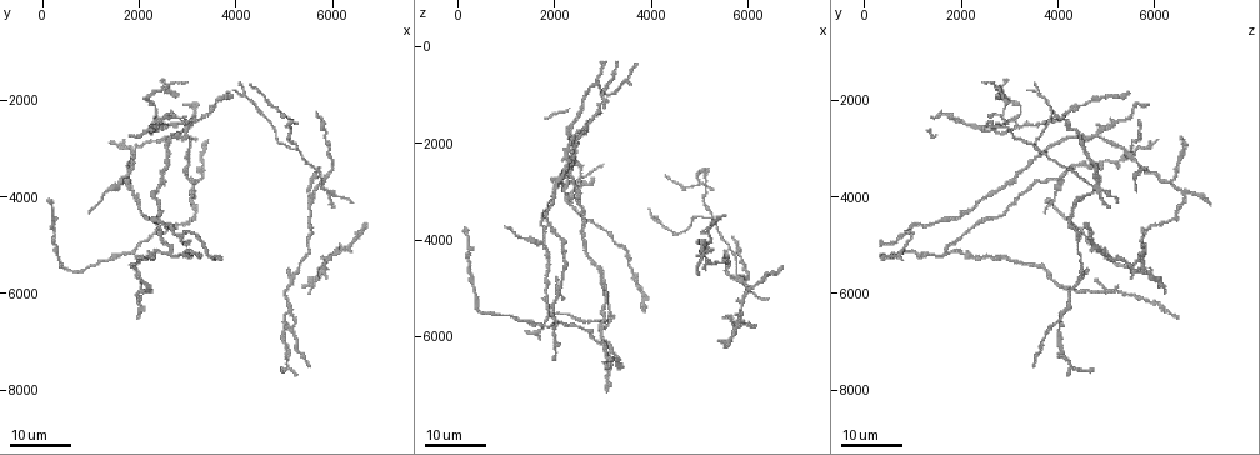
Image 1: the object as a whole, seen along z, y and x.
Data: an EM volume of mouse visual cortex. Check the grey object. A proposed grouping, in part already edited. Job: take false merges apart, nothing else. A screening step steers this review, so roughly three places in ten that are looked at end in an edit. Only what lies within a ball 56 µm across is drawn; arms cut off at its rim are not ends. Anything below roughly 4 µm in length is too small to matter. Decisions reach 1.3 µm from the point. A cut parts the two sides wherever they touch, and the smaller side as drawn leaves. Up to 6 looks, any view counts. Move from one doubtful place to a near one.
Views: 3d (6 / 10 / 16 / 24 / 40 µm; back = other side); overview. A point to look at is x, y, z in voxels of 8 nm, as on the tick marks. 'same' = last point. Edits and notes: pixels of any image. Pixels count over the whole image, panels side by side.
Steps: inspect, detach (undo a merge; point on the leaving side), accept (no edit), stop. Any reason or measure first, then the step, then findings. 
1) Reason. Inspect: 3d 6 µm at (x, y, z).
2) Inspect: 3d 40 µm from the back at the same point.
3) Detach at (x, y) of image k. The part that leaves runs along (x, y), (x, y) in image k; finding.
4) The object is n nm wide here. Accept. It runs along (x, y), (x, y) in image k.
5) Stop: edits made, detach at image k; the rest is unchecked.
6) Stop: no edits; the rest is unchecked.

Three arms meet. Inspect: 3d 16 µm at (1750, 3600, 4100).

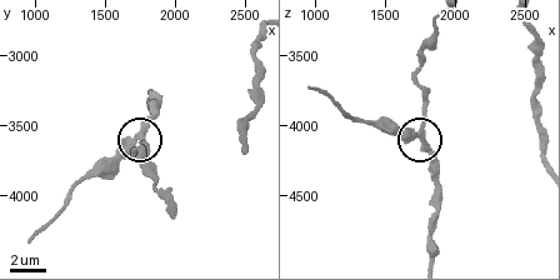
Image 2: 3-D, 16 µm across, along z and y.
Inspect: 3d 6 µm at (1720, 3600, 4040).

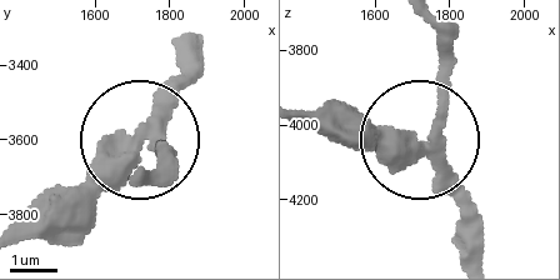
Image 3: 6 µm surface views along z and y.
The object is 350 nm wide here. Detach at (99, 184) of image 3. The part that leaves runs along (140, 136), (24, 216) in image 3; two cells meet here.

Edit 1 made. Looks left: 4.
Redraw. Inspect: overview.

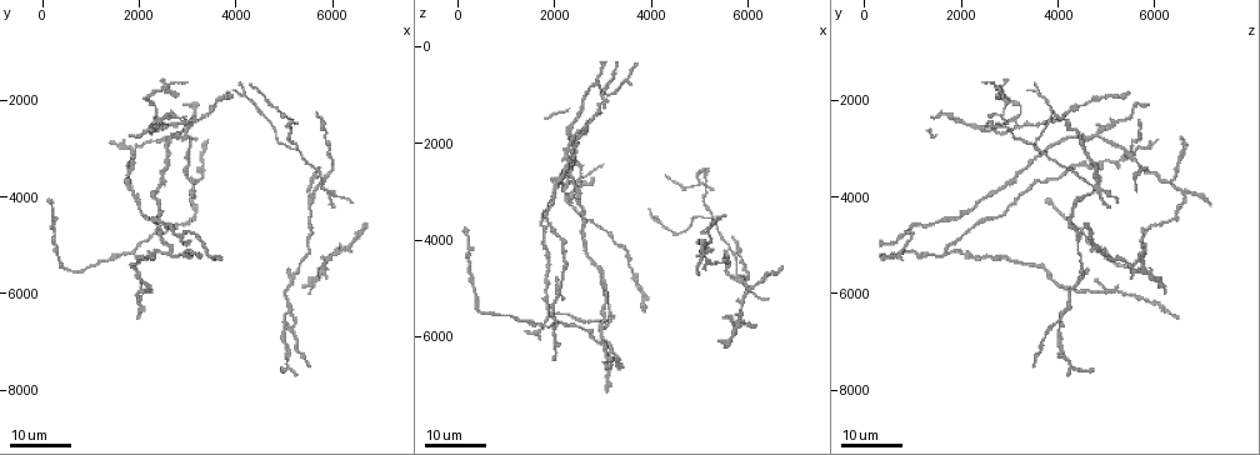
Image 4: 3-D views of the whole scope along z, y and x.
A fork. Inspect: 3d 16 µm at (2300, 2350, 3050).

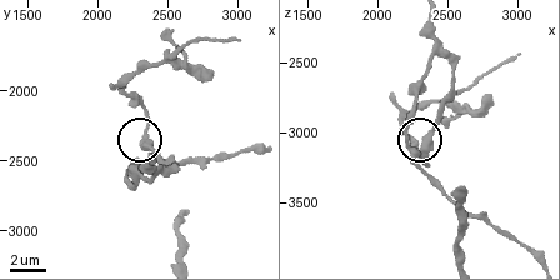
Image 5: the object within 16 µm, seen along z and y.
Inspect: 3d 10 µm at (2380, 2400, 3040).

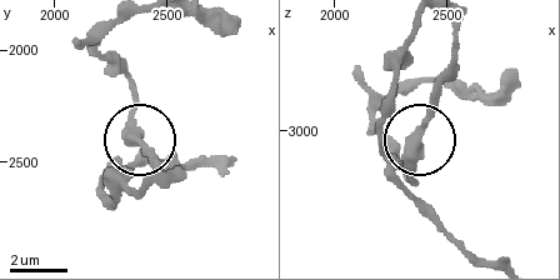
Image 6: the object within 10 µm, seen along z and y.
Accept. One cell here.

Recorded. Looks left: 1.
Stop: edits made, detach at image 3; the rest is unchecked.

